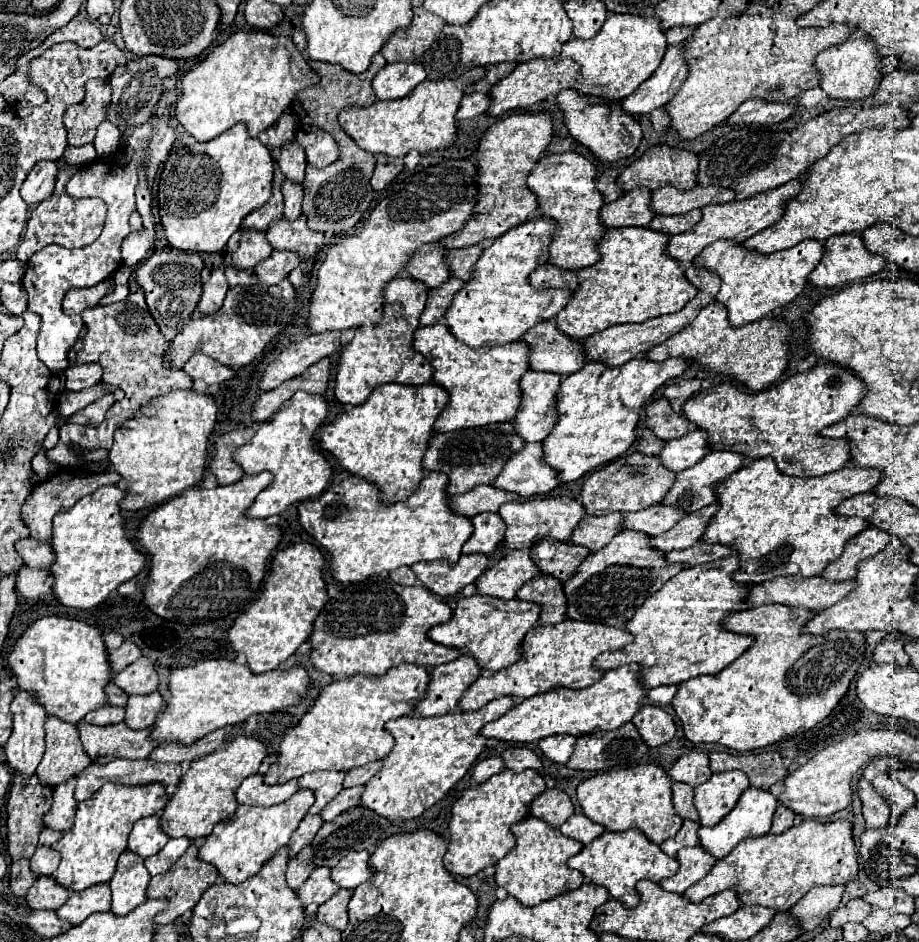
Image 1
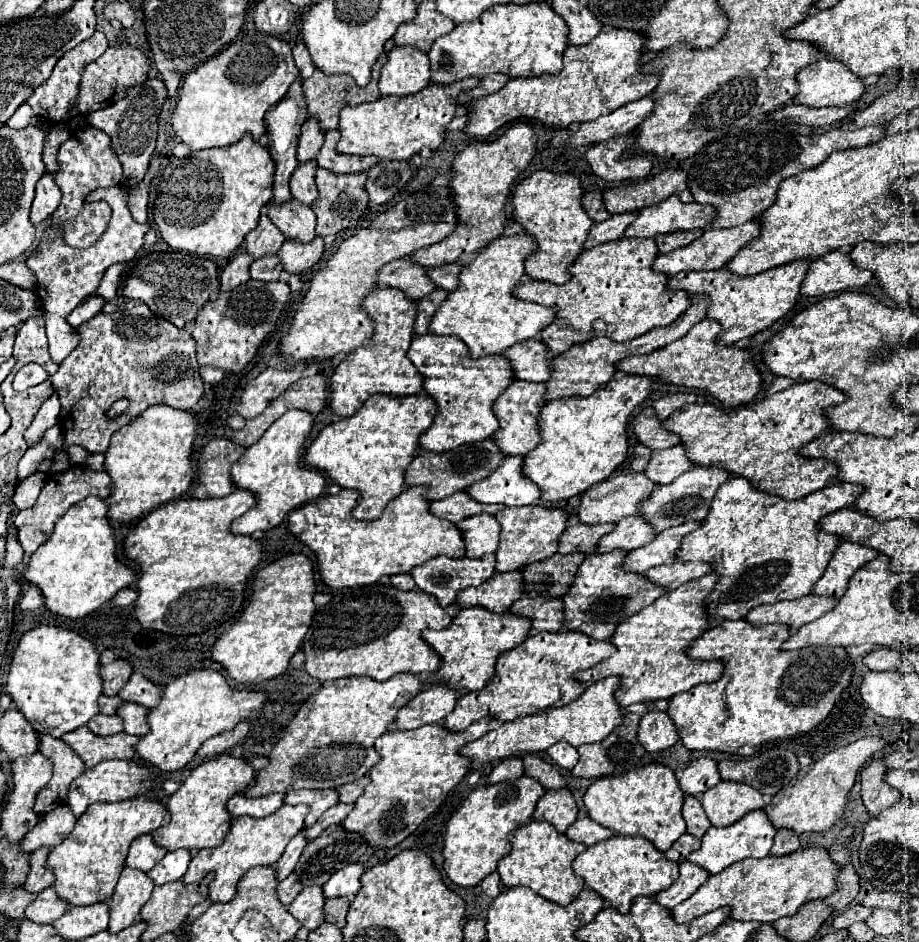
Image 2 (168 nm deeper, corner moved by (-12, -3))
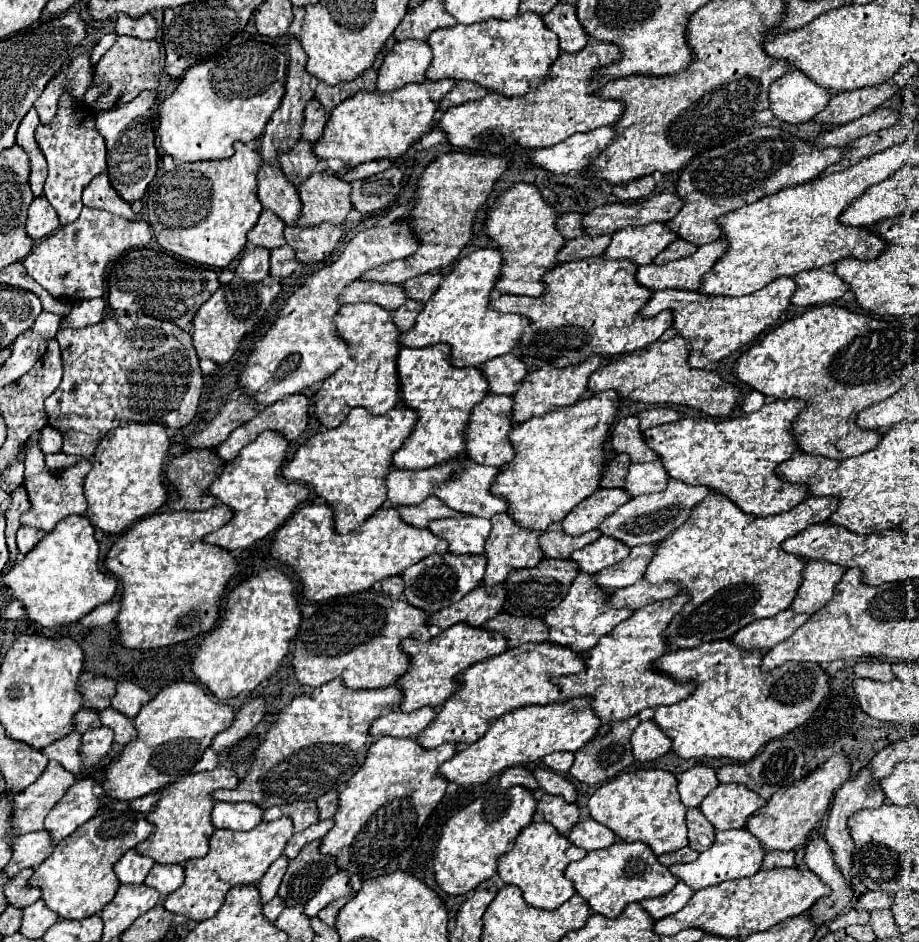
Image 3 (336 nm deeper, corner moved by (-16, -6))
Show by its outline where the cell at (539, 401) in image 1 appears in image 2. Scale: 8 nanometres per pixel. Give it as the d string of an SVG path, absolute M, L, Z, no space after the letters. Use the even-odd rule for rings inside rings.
M514 380L510 388L506 388L498 398L496 398L496 418L500 422L498 432L492 436L496 440L496 446L504 456L524 456L532 448L536 448L536 442L540 442L540 434L536 430L538 422L538 412L546 404L544 402L544 384L542 382L524 382L524 380Z

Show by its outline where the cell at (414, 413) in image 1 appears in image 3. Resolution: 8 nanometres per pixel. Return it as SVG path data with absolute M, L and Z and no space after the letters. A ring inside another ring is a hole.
M354 407L348 417L342 421L340 427L328 429L326 433L316 433L310 437L294 455L294 459L284 467L284 477L290 481L300 481L310 485L316 495L324 497L328 505L334 507L334 519L336 519L336 529L340 533L350 533L356 527L360 527L376 509L380 509L386 499L388 499L388 487L386 487L386 477L392 469L392 457L394 453L404 445L404 441L410 437L410 433L416 427L418 413L408 409L408 407L396 407L388 411L386 415L372 415L364 407Z

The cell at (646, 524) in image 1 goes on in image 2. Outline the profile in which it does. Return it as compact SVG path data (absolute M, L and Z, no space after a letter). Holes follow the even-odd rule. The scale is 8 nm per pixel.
M628 516L616 524L616 528L602 536L596 548L596 554L606 554L612 550L624 550L630 552L634 548L640 548L642 544L648 544L656 538L656 532L650 524L646 524L640 516Z

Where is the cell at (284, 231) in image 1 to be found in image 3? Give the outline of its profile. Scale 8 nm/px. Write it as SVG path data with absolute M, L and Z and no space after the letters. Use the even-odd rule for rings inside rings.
M264 163L258 173L258 199L264 209L278 215L288 227L300 219L300 197L296 187L286 179L280 167Z

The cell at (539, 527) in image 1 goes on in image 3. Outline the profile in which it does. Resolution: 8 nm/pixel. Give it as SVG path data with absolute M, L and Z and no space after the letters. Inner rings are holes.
M508 513L494 515L492 531L490 531L490 537L486 543L486 551L484 551L484 555L488 557L484 583L486 585L504 583L510 571L520 569L520 567L536 567L536 563L540 563L544 559L544 551L540 549L540 533L542 531L534 531L534 529L526 529L526 527L518 525Z

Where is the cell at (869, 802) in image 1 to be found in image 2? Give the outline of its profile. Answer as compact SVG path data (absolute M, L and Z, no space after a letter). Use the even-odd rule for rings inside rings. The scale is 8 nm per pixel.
M872 760L868 766L862 768L860 772L860 782L862 782L862 800L870 816L880 814L884 808L896 804L900 798L896 788L884 782L886 774L886 764L884 760Z

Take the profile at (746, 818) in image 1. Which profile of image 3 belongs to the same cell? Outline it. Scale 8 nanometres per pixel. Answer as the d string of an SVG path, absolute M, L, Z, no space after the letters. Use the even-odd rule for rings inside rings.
M746 827L742 829L730 829L730 831L718 831L716 833L716 841L712 843L712 847L704 853L700 853L700 857L692 863L676 863L670 867L670 871L684 883L688 883L694 891L710 887L710 885L718 885L722 881L728 879L740 879L740 877L748 877L752 873L756 873L762 867L762 859L764 859L764 847L760 843L758 837L754 837L750 831L746 831Z

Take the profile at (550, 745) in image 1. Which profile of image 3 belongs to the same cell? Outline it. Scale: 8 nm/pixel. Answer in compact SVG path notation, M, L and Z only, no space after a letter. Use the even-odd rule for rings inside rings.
M564 751L562 753L550 753L542 761L544 761L546 767L550 767L556 773L568 773L572 763L574 763L574 755L572 753L564 753Z

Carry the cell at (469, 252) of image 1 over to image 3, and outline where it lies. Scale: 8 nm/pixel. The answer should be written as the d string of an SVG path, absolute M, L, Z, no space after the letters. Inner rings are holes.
M424 273L424 275L418 275L416 279L408 279L404 283L404 289L410 299L428 301L436 293L436 289L440 287L442 279L444 279L442 273Z

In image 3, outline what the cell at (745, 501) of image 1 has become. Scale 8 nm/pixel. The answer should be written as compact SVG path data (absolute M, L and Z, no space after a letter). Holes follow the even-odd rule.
M710 493L700 503L700 507L692 511L690 519L658 545L656 557L650 561L644 575L650 583L662 583L668 579L680 581L688 591L688 595L692 597L668 627L668 643L670 643L668 651L696 647L704 641L728 639L738 629L746 627L750 621L772 617L788 609L802 585L802 571L808 565L808 559L800 559L800 555L786 553L782 549L782 543L784 539L800 533L808 525L826 521L828 515L832 515L838 505L840 505L838 497L808 497L804 499L804 503L800 503L798 507L786 513L756 517L740 511L740 507L736 507L726 495Z

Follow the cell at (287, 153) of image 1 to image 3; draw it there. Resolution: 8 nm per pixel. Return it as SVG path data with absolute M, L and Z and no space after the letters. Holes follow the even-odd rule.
M312 99L306 107L304 113L304 125L302 125L302 139L308 141L310 145L318 143L322 133L324 133L324 125L326 125L326 111L320 103L316 103L316 99Z

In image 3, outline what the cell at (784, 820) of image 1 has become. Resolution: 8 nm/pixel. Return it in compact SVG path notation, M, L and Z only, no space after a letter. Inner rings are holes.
M768 851L762 863L762 869L792 867L792 865L794 865L794 851Z

